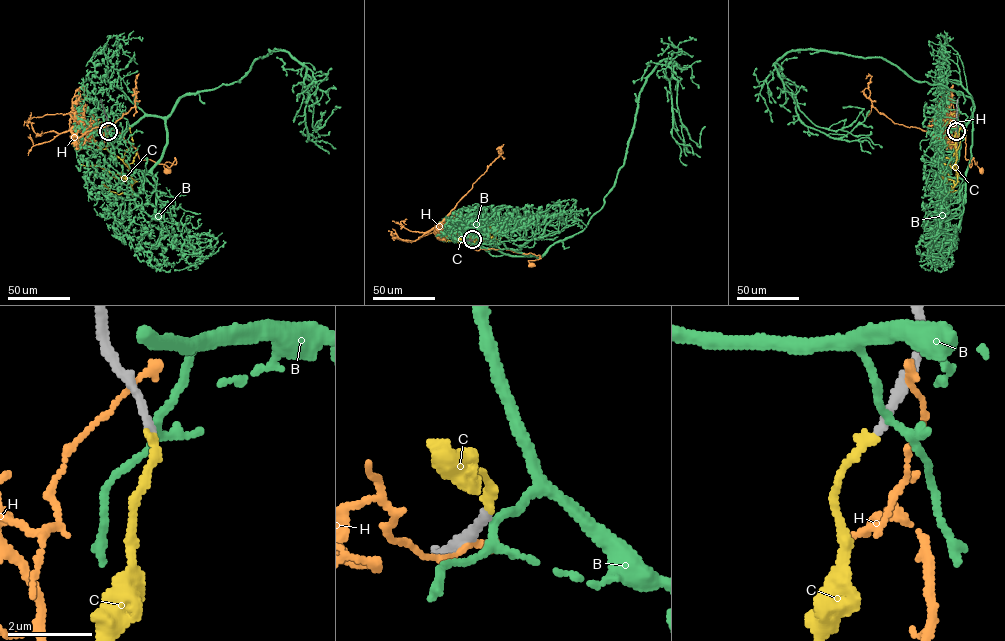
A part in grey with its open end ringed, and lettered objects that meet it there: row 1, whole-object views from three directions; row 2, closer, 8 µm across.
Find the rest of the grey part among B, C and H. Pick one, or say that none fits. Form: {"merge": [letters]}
{"merge": ["C"]}

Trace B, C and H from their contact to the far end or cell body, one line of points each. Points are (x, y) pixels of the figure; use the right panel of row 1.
B: (956, 131), (964, 134), (973, 117), (969, 97), (880, 57), (791, 50), (776, 62), (805, 125), (873, 149)
C: (956, 131), (956, 160), (953, 167), (958, 174), (955, 184), (947, 178), (956, 176), (956, 166), (951, 165)
H: (957, 129), (955, 134), (958, 125), (967, 130), (965, 158), (969, 160), (970, 167), (973, 158), (981, 170)

